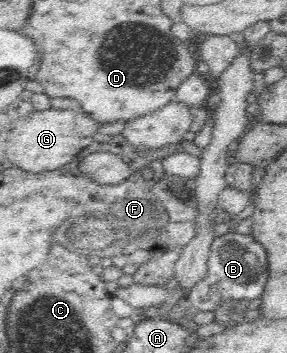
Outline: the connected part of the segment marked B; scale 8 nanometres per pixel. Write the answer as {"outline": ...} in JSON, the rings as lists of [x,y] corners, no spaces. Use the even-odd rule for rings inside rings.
{"outline":[[[233,228],[219,237],[215,237],[208,256],[206,276],[192,286],[187,295],[187,306],[195,312],[213,311],[223,302],[236,299],[254,300],[264,292],[268,280],[268,257],[262,243],[254,235],[239,234]]]}

